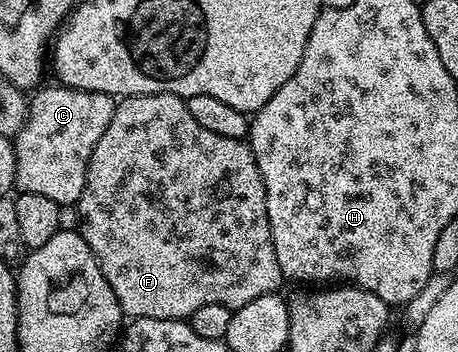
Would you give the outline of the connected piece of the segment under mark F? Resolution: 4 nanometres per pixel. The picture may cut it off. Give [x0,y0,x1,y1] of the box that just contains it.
[76,92,284,320]

